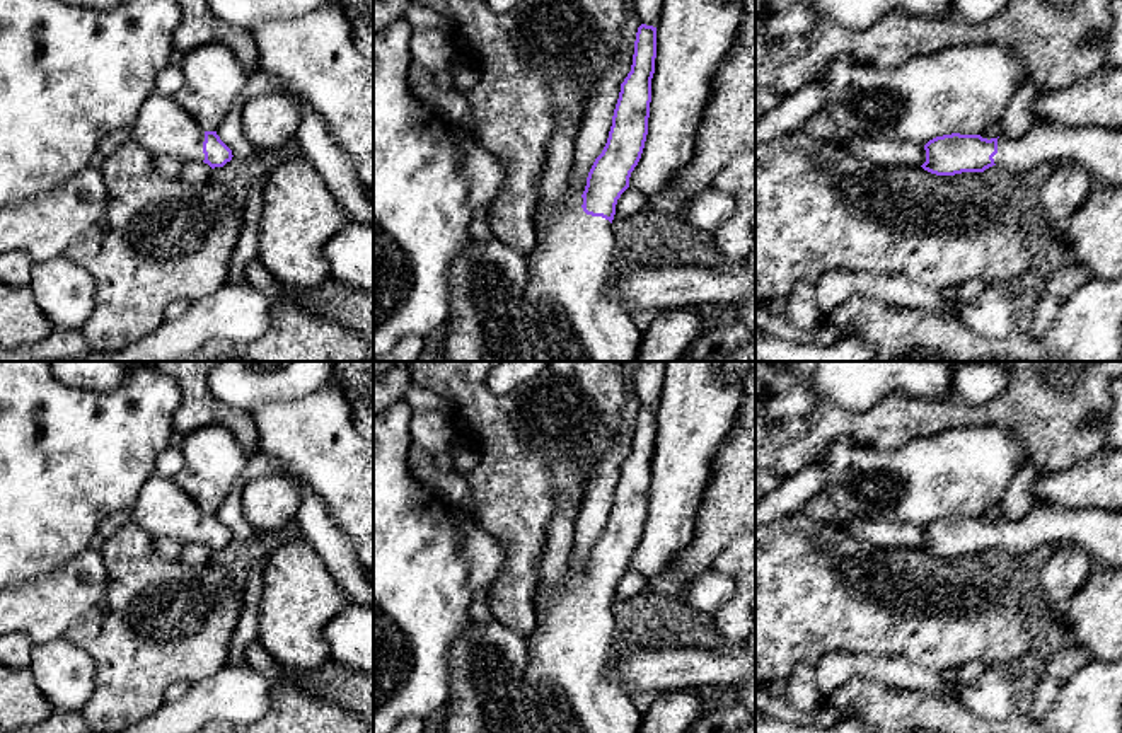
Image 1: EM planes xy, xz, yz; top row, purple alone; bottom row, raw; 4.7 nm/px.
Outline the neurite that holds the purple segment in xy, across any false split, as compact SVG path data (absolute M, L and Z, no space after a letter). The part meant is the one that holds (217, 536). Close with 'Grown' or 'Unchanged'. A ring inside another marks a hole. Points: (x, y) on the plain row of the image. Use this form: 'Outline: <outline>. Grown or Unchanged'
Outline: M152 476L131 510L133 522L153 539L174 539L184 545L200 542L211 551L234 539L217 513L205 513L172 477Z. Grown

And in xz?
Outline: M641 406L607 525L588 554L585 573L578 576L568 564L566 574L551 593L546 593L541 583L537 586L534 602L537 634L527 641L529 660L522 677L532 733L639 733L643 714L636 709L631 690L616 675L612 602L617 581L629 569L631 554L645 530L655 440L656 409Z. Grown

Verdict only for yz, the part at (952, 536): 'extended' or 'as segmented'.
extended

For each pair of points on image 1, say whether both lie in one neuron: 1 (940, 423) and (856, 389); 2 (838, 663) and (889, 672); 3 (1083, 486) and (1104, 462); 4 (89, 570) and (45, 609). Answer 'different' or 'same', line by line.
1: different
2: same
3: same
4: same

